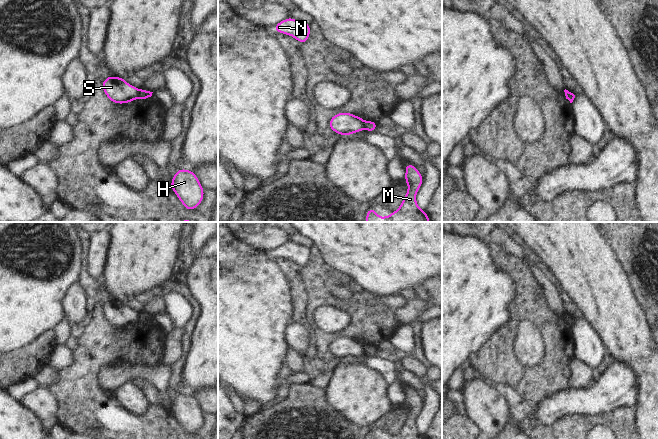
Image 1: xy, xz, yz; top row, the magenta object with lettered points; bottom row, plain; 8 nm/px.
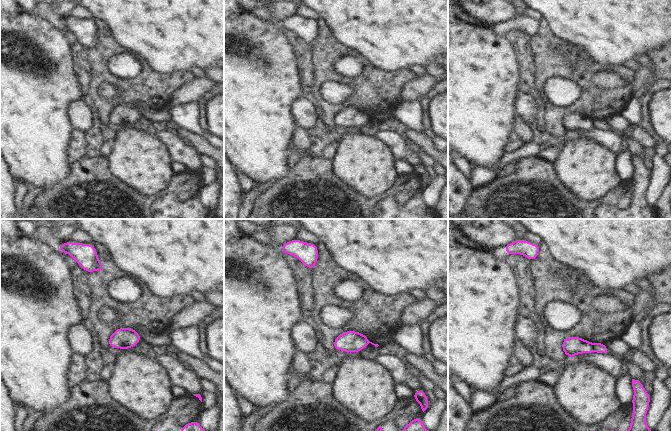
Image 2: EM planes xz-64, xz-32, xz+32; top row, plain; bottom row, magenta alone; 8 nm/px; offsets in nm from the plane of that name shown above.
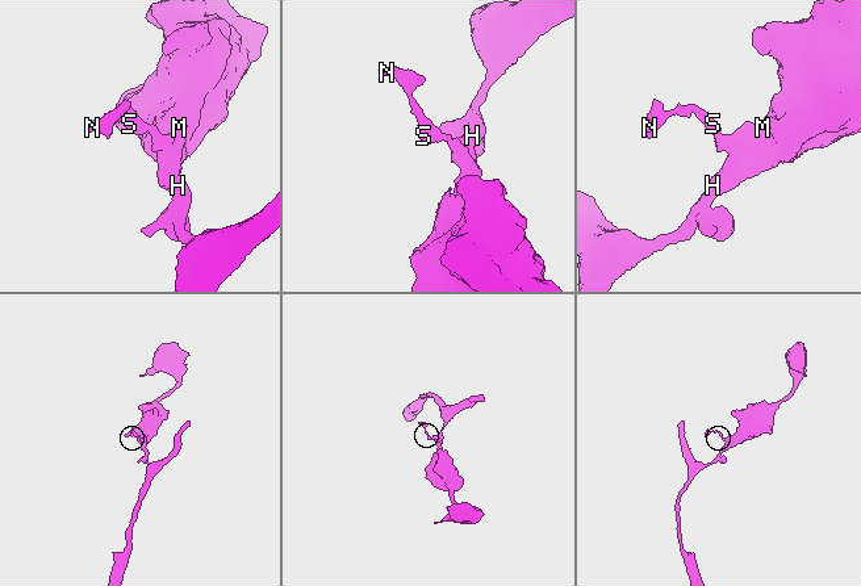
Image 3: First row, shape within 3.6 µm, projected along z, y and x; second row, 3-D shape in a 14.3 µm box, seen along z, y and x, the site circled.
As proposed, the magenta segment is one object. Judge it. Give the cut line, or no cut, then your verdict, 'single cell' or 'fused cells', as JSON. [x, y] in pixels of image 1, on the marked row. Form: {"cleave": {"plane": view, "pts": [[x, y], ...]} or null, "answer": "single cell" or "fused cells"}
{"cleave": {"plane": "xz", "pts": [[363, 121], [364, 128]]}, "answer": "fused cells"}

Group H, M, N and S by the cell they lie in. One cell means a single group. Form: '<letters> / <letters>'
H M / N S

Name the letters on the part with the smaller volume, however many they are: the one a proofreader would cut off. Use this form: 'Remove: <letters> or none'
Remove: N, S

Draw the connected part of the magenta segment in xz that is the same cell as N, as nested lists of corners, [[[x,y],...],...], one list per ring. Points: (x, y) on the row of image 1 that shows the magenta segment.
[[[291,17],[274,25],[276,33],[290,35],[298,40],[301,45],[304,44],[310,37],[310,23],[297,21]]]

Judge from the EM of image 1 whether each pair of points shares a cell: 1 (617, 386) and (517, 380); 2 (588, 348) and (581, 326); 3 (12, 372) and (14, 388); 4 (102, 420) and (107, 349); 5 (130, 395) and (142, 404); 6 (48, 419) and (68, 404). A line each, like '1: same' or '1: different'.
1: different
2: same
3: different
4: same
5: same
6: different

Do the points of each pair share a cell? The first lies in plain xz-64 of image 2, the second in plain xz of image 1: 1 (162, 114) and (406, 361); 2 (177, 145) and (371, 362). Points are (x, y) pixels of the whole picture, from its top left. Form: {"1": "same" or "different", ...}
{"1": "same", "2": "same"}

